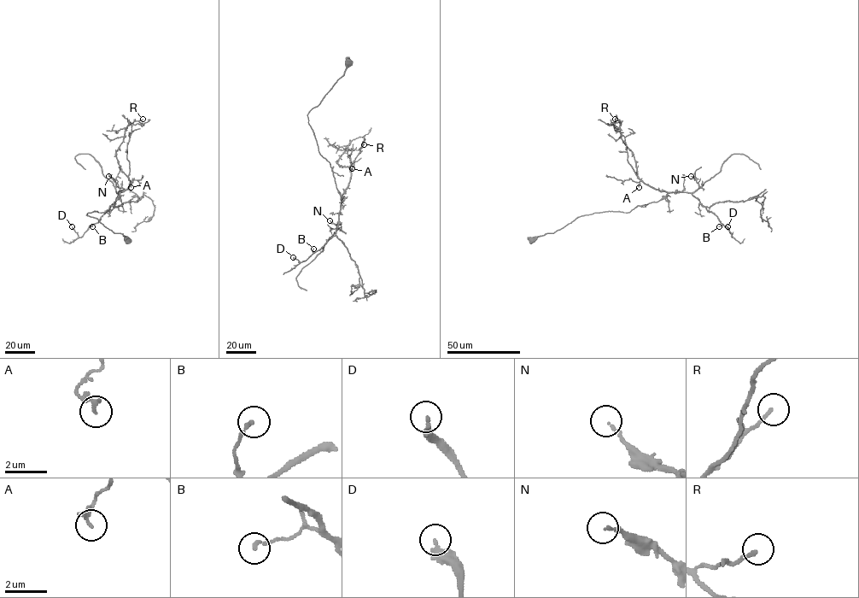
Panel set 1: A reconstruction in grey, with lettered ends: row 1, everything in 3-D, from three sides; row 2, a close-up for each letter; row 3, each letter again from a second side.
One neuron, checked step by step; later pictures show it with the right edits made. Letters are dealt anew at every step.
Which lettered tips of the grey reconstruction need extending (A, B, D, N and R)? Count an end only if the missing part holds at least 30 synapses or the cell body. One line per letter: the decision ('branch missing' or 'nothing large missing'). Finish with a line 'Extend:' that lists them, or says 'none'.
A: nothing large missing
B: nothing large missing
D: nothing large missing
N: nothing large missing
R: nothing large missing
Extend: none

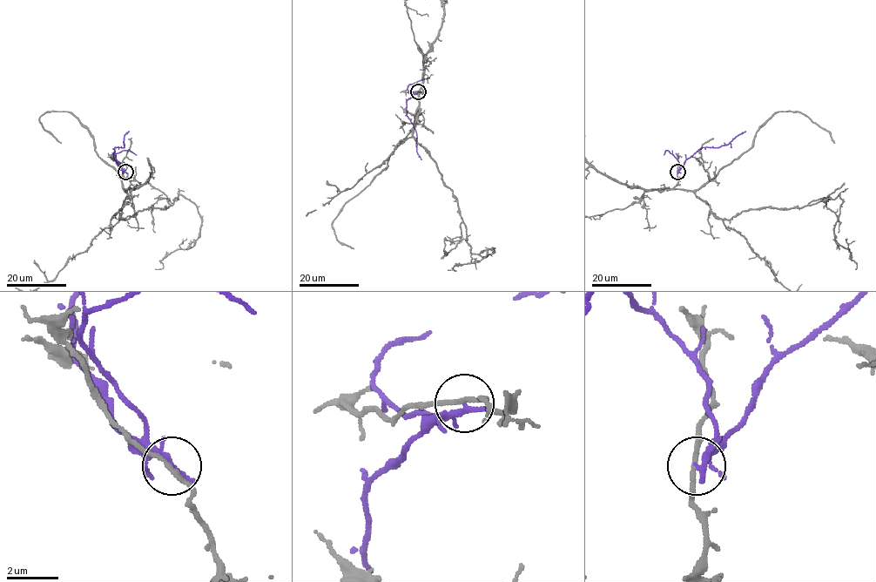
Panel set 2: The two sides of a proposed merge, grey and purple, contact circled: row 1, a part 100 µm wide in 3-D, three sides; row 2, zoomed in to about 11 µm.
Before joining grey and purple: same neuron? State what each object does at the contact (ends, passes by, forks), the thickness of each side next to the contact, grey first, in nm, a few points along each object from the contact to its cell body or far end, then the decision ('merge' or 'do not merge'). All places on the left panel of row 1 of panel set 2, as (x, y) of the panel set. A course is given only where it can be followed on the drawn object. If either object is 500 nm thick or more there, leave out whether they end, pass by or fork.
grey passes by; purple passes by; calibres 160 and 200 nm; course purple (124, 172), (113, 159), (114, 149), (123, 147), (124, 136), (129, 131); do not merge

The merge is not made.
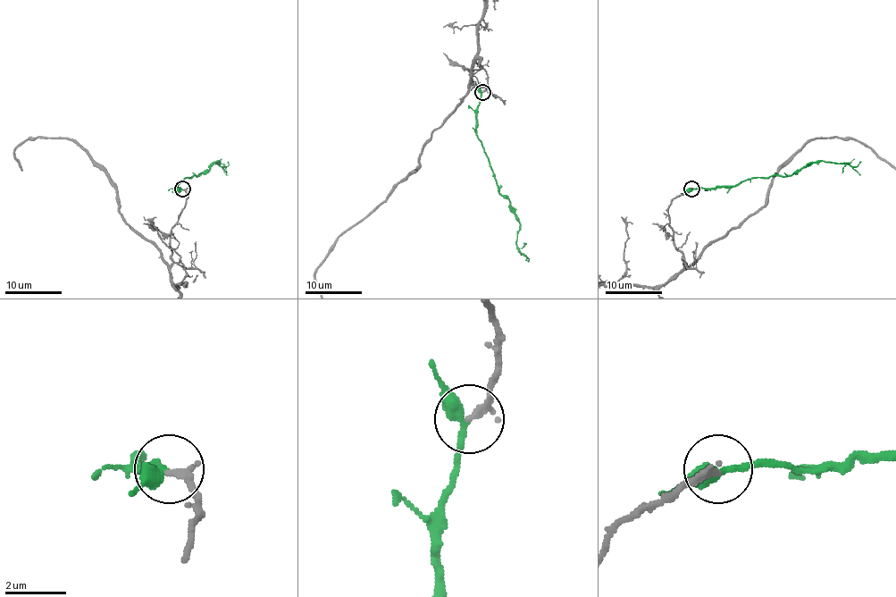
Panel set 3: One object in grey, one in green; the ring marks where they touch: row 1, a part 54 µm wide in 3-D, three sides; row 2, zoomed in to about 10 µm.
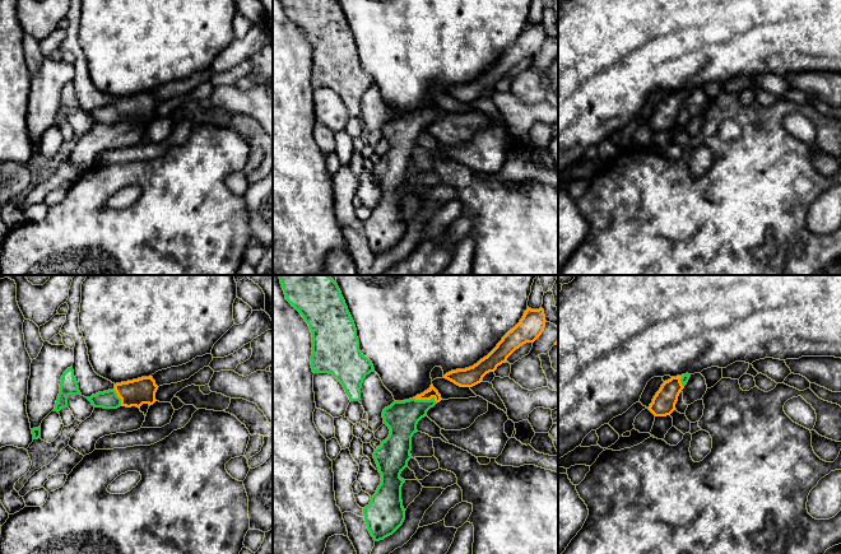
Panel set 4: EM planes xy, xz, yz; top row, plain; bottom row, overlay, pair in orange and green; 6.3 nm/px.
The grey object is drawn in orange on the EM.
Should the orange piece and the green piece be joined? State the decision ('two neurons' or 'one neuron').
one neuron

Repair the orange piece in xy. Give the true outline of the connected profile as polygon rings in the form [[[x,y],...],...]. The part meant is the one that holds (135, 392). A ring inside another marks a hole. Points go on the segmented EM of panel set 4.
[[[152,376],[116,383],[113,390],[98,392],[87,397],[94,408],[117,409],[120,406],[153,405],[158,386]]]

